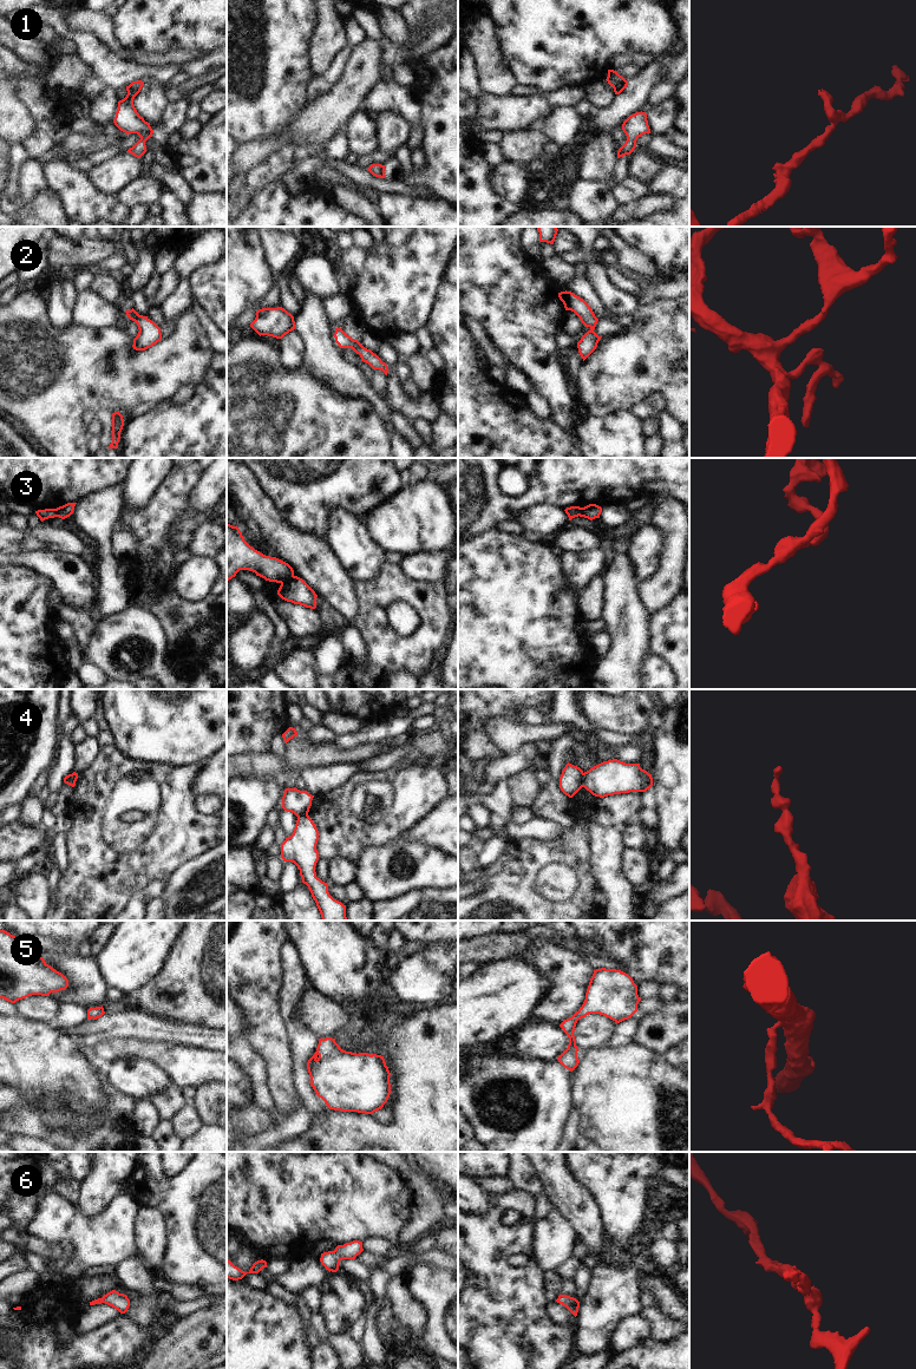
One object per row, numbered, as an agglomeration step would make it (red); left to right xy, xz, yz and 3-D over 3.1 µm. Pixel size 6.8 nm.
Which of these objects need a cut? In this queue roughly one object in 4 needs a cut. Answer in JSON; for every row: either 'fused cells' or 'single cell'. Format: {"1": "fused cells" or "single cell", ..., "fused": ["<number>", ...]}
{"1": "single cell", "2": "single cell", "3": "fused cells", "4": "fused cells", "5": "single cell", "6": "single cell", "fused": ["3", "4"]}

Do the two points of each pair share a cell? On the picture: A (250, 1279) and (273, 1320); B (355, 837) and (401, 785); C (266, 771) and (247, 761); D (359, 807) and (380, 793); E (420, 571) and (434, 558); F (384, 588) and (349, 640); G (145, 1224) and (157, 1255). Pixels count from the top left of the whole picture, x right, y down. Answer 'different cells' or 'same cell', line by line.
A: different cells
B: same cell
C: same cell
D: same cell
E: same cell
F: different cells
G: same cell

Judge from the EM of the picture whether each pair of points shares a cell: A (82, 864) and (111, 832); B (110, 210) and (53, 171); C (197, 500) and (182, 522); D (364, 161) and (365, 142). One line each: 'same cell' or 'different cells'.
A: different cells
B: same cell
C: different cells
D: different cells

